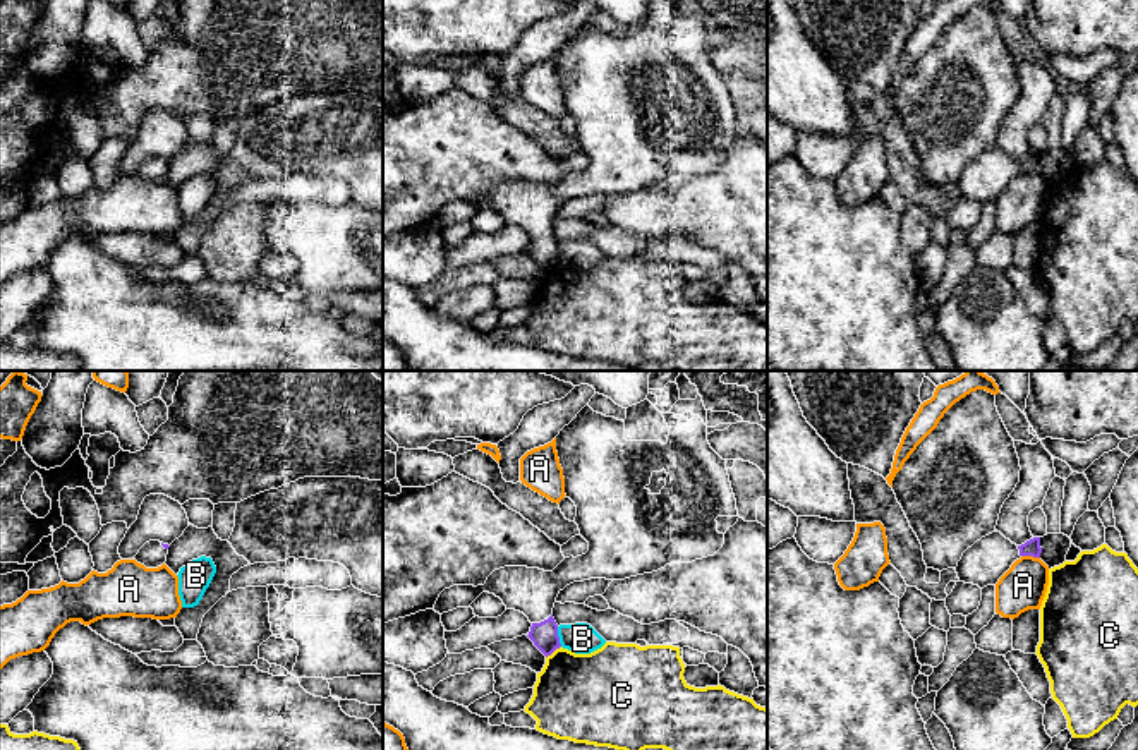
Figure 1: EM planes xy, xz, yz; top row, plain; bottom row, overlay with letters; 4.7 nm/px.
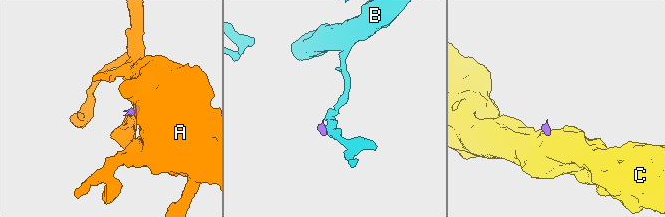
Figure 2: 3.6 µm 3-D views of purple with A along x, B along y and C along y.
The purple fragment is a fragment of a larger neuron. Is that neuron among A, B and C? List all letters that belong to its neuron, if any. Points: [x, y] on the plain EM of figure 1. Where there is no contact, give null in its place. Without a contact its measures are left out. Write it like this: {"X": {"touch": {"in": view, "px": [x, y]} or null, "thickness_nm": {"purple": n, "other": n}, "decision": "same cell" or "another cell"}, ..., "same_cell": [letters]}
{"A": {"touch": {"in": "yz", "px": [1030, 170]}, "thickness_nm": {"purple": 80, "other": 220}, "decision": "another cell"}, "B": {"touch": {"in": "xz", "px": [558, 253]}, "thickness_nm": {"purple": 130, "other": 140}, "decision": "another cell"}, "C": {"touch": {"in": "xz", "px": [553, 266]}, "thickness_nm": {"purple": 130, "other": 420}, "decision": "another cell"}, "same_cell": []}

